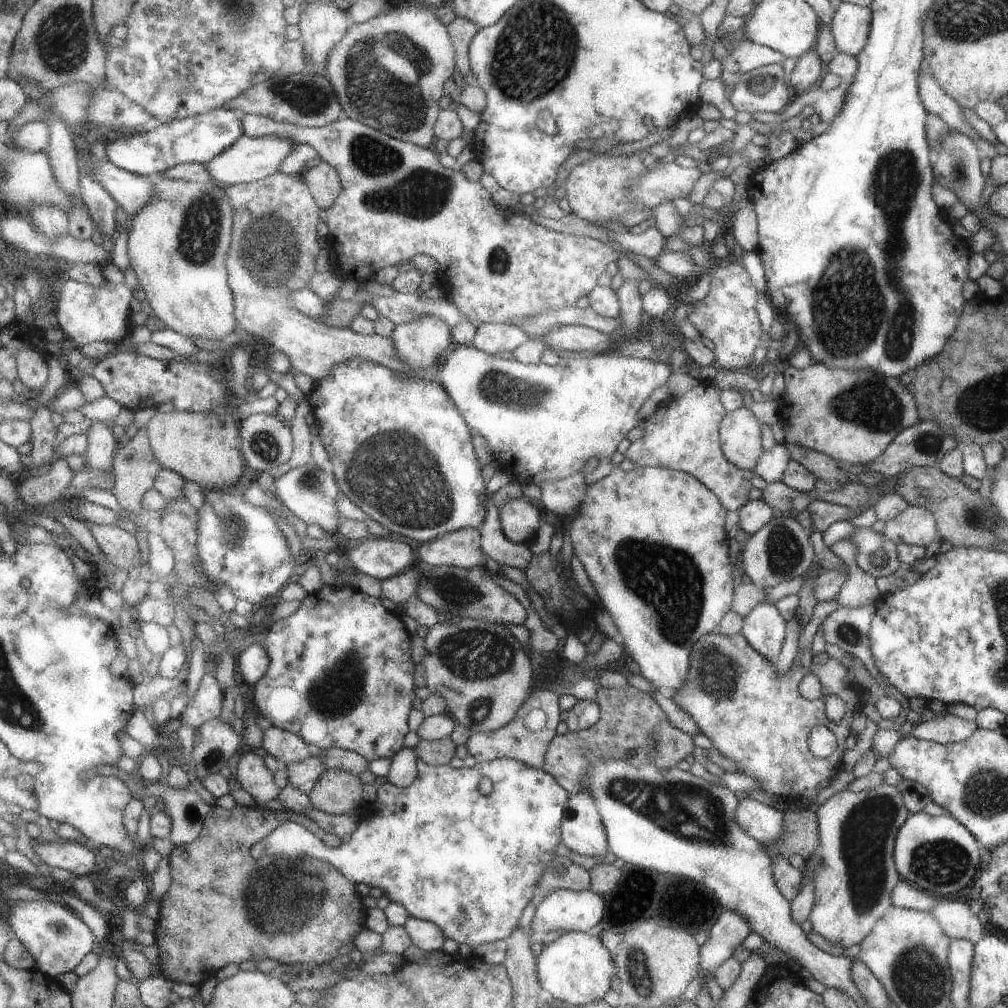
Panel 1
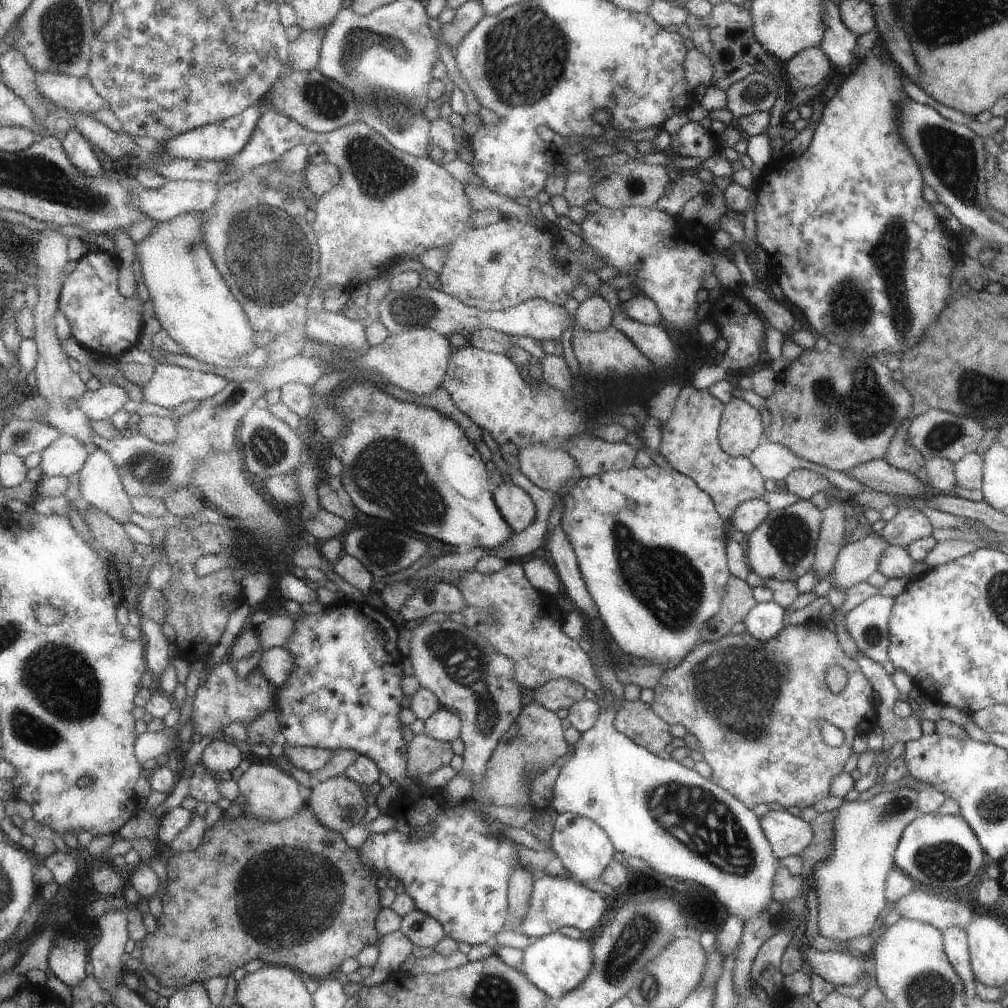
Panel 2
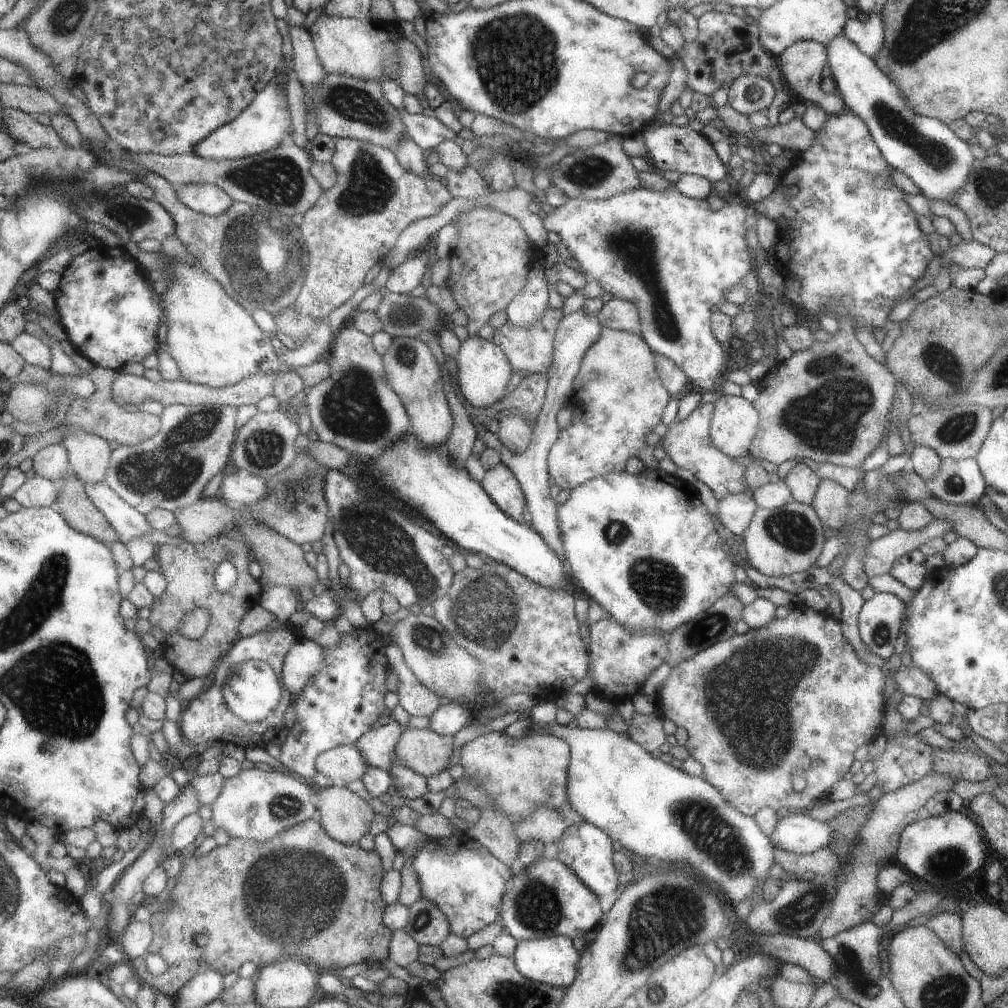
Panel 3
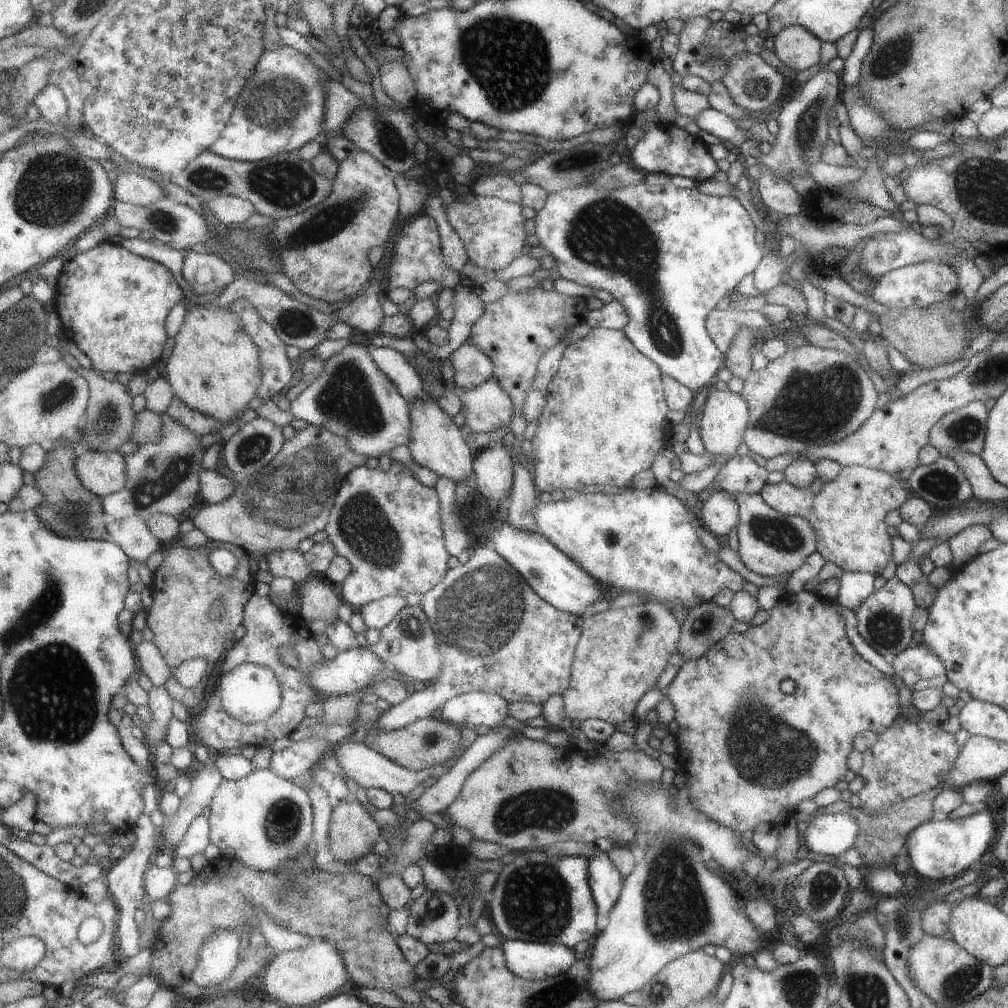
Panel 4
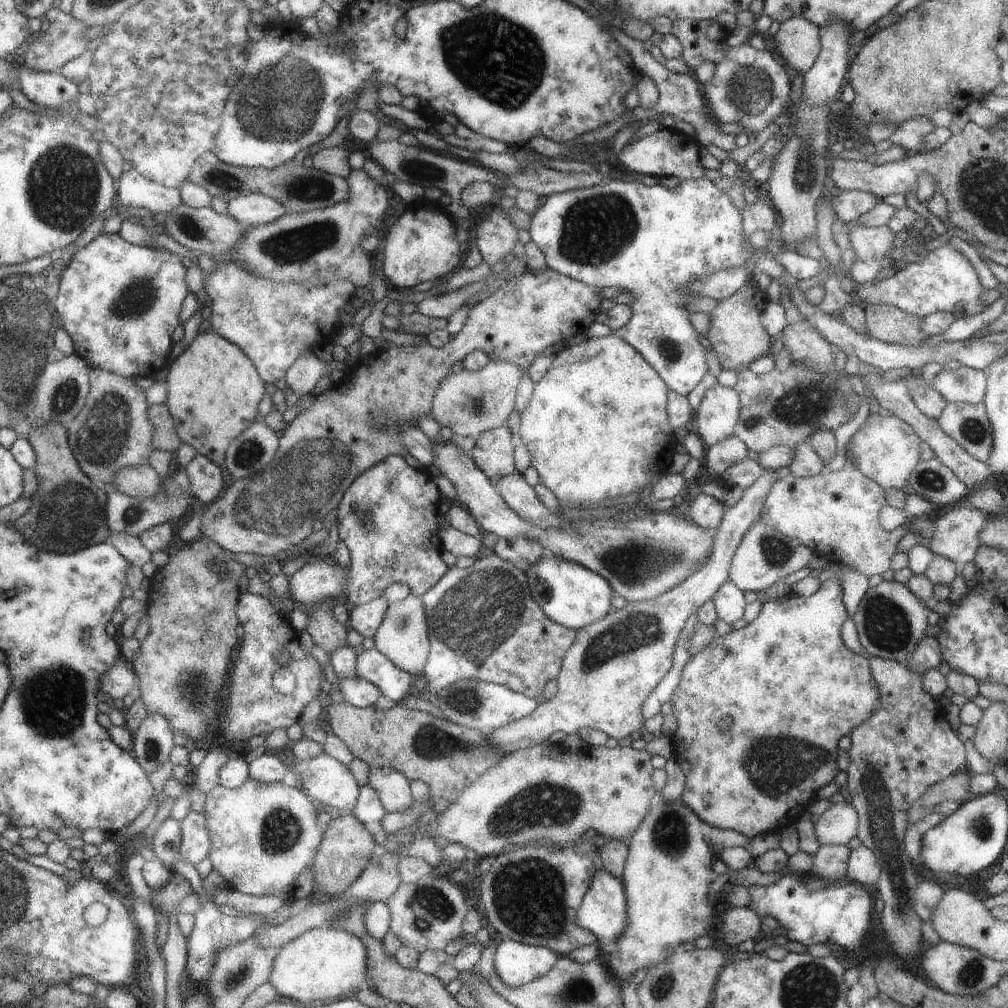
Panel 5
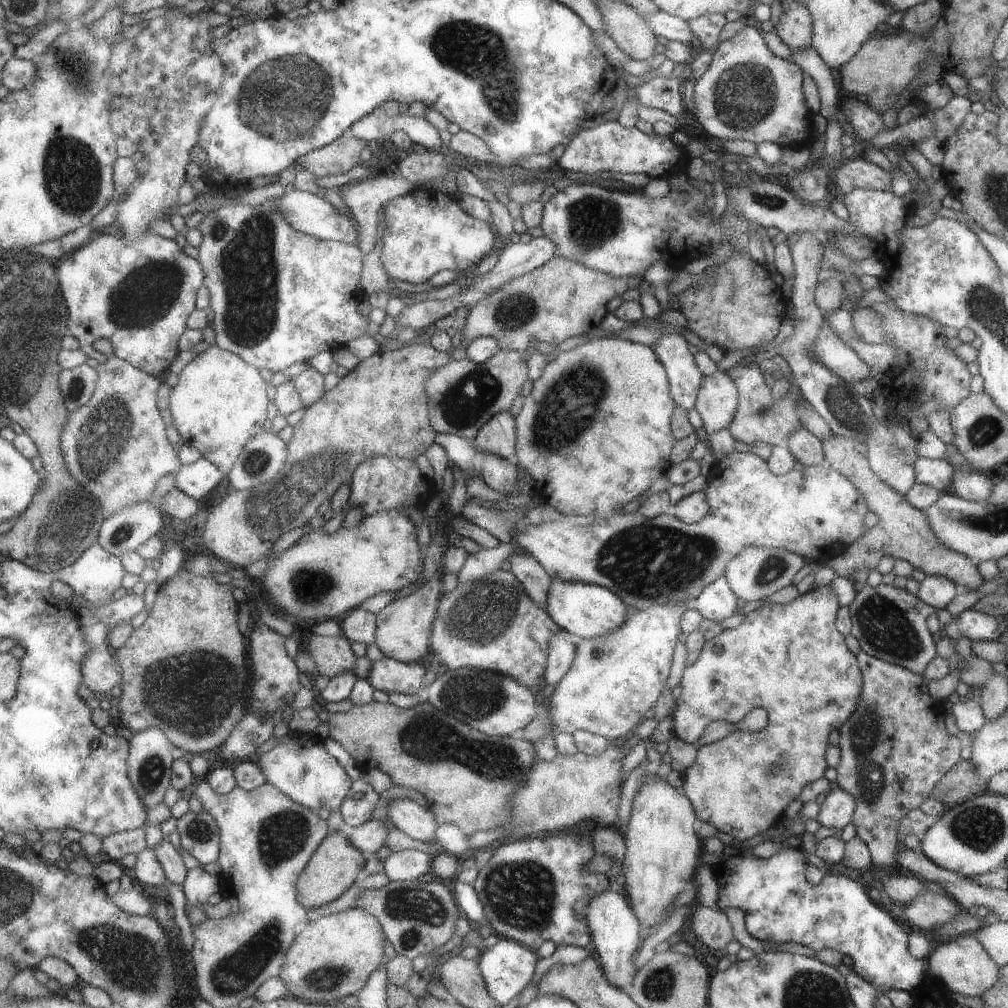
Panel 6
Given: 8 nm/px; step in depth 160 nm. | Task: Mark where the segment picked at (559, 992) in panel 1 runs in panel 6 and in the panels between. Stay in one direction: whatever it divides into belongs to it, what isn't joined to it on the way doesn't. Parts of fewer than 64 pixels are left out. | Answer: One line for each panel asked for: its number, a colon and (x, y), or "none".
2: (557, 964)
3: (554, 961)
4: (537, 961)
5: (517, 964)
6: (508, 967)

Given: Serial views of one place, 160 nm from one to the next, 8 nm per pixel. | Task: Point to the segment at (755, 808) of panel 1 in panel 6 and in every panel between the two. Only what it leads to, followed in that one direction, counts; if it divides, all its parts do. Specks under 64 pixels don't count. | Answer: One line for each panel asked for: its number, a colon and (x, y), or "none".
2: (786, 834)
3: (797, 833)
4: (833, 834)
5: (838, 824)
6: (836, 807)

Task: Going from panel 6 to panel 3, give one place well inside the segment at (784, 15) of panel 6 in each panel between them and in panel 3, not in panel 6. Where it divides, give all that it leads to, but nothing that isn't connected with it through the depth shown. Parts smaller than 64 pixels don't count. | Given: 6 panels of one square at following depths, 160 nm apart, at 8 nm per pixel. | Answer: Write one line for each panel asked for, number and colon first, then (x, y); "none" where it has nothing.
3: (800, 64)
4: (794, 46)
5: (797, 45)

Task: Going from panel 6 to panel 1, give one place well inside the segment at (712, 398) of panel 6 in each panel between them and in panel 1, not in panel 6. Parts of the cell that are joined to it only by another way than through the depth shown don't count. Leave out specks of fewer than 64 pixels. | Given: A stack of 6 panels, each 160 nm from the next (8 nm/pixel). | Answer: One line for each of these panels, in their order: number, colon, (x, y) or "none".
1: (740, 438)
2: (740, 431)
3: (734, 422)
4: (724, 417)
5: (715, 417)

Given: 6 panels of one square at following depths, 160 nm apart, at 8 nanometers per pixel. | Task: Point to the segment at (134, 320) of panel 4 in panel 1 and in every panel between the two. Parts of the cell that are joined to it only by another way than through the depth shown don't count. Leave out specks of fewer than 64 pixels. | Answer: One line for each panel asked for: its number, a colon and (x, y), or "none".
1: (85, 313)
2: (102, 320)
3: (108, 333)

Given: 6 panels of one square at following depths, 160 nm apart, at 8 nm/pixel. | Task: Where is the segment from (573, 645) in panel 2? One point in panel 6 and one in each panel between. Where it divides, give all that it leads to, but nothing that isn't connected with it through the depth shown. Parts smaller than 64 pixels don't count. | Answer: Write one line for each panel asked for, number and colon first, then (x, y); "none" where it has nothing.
3: (527, 636)
4: (496, 634)
5: (505, 637)
6: (494, 625)

